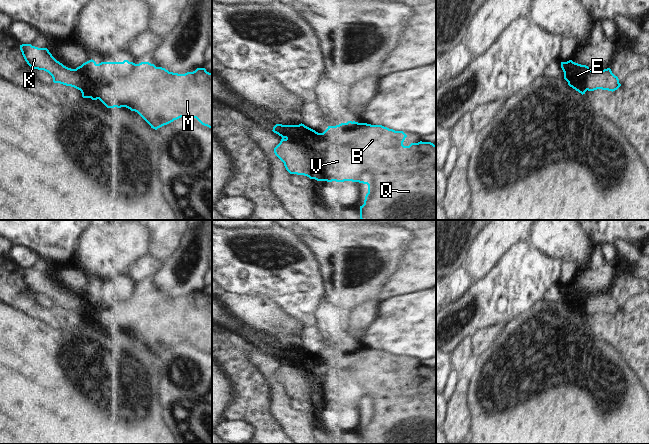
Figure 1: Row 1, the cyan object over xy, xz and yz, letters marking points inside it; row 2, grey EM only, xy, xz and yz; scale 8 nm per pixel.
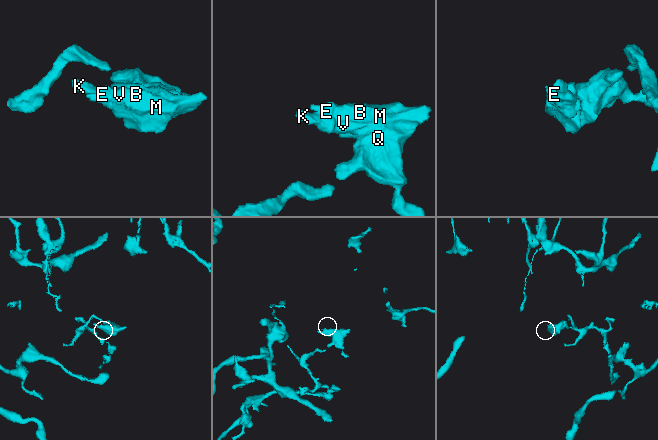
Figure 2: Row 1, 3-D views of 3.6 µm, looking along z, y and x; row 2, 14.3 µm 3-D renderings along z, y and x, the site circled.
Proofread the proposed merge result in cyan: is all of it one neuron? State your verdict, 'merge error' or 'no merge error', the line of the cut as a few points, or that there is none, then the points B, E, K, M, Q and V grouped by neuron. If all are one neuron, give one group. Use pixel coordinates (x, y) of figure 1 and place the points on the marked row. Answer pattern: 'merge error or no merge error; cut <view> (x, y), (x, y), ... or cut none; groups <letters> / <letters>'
no merge error; cut none; groups B E K M Q V

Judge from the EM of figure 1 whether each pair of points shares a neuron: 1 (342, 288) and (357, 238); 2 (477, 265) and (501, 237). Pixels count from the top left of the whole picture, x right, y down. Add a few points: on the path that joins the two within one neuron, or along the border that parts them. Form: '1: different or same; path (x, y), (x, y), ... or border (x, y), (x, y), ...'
1: same; path (343, 276), (343, 259), (348, 250)
2: same; path (481, 258), (494, 244)

